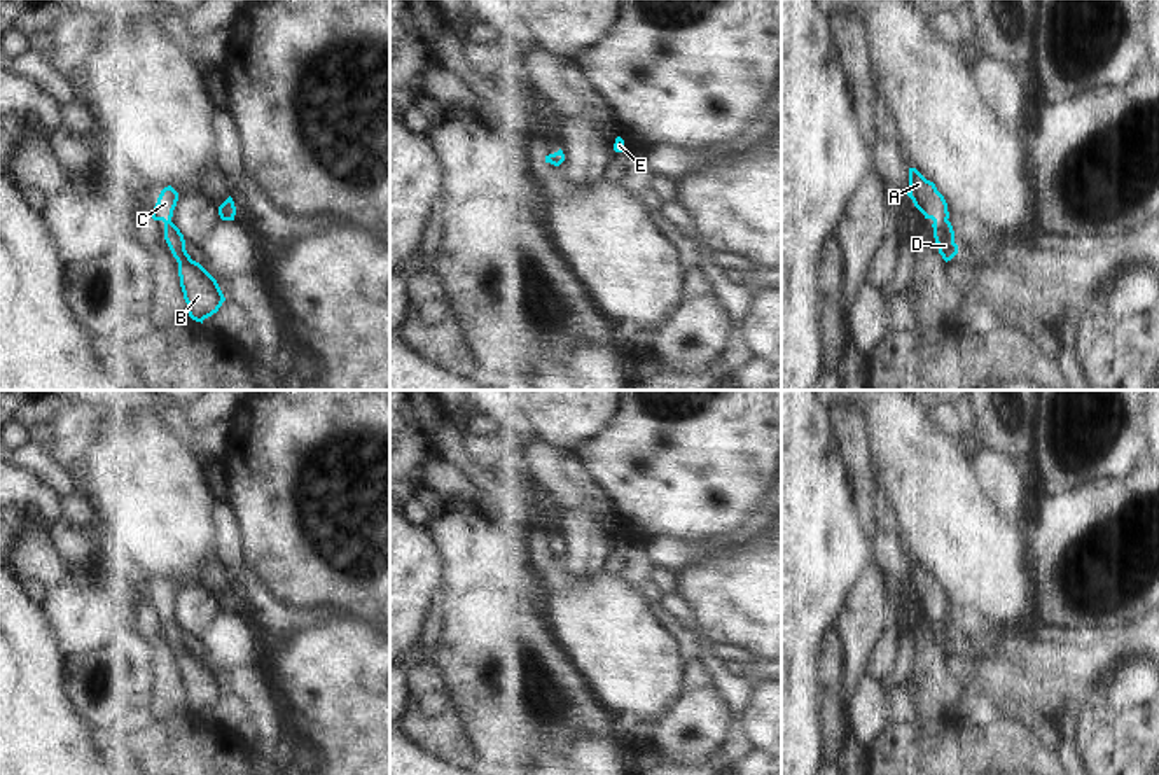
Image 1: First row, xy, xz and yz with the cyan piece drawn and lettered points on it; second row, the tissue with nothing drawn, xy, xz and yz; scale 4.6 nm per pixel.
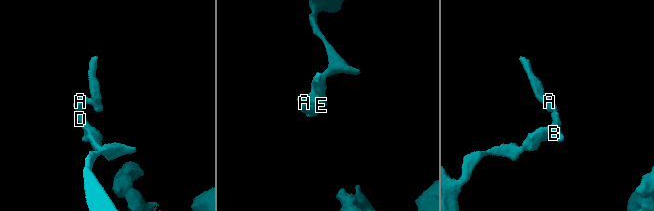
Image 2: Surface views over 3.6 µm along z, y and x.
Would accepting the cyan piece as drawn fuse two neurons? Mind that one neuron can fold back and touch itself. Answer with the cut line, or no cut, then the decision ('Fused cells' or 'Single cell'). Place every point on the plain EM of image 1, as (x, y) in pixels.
No split. Single cell.

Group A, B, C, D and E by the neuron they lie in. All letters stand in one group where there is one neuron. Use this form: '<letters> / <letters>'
A B C D E

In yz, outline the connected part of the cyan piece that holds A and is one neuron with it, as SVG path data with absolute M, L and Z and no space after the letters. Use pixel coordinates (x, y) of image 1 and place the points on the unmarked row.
M909 560L909 584L914 598L932 611L933 630L939 646L947 654L958 646L958 637L954 635L954 623L947 604L947 595L944 588L937 583L935 576L927 572L916 560Z

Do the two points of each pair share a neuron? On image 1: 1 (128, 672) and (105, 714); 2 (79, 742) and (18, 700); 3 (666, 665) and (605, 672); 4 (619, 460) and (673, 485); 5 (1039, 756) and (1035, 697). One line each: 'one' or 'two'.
1: one
2: one
3: one
4: one
5: two

